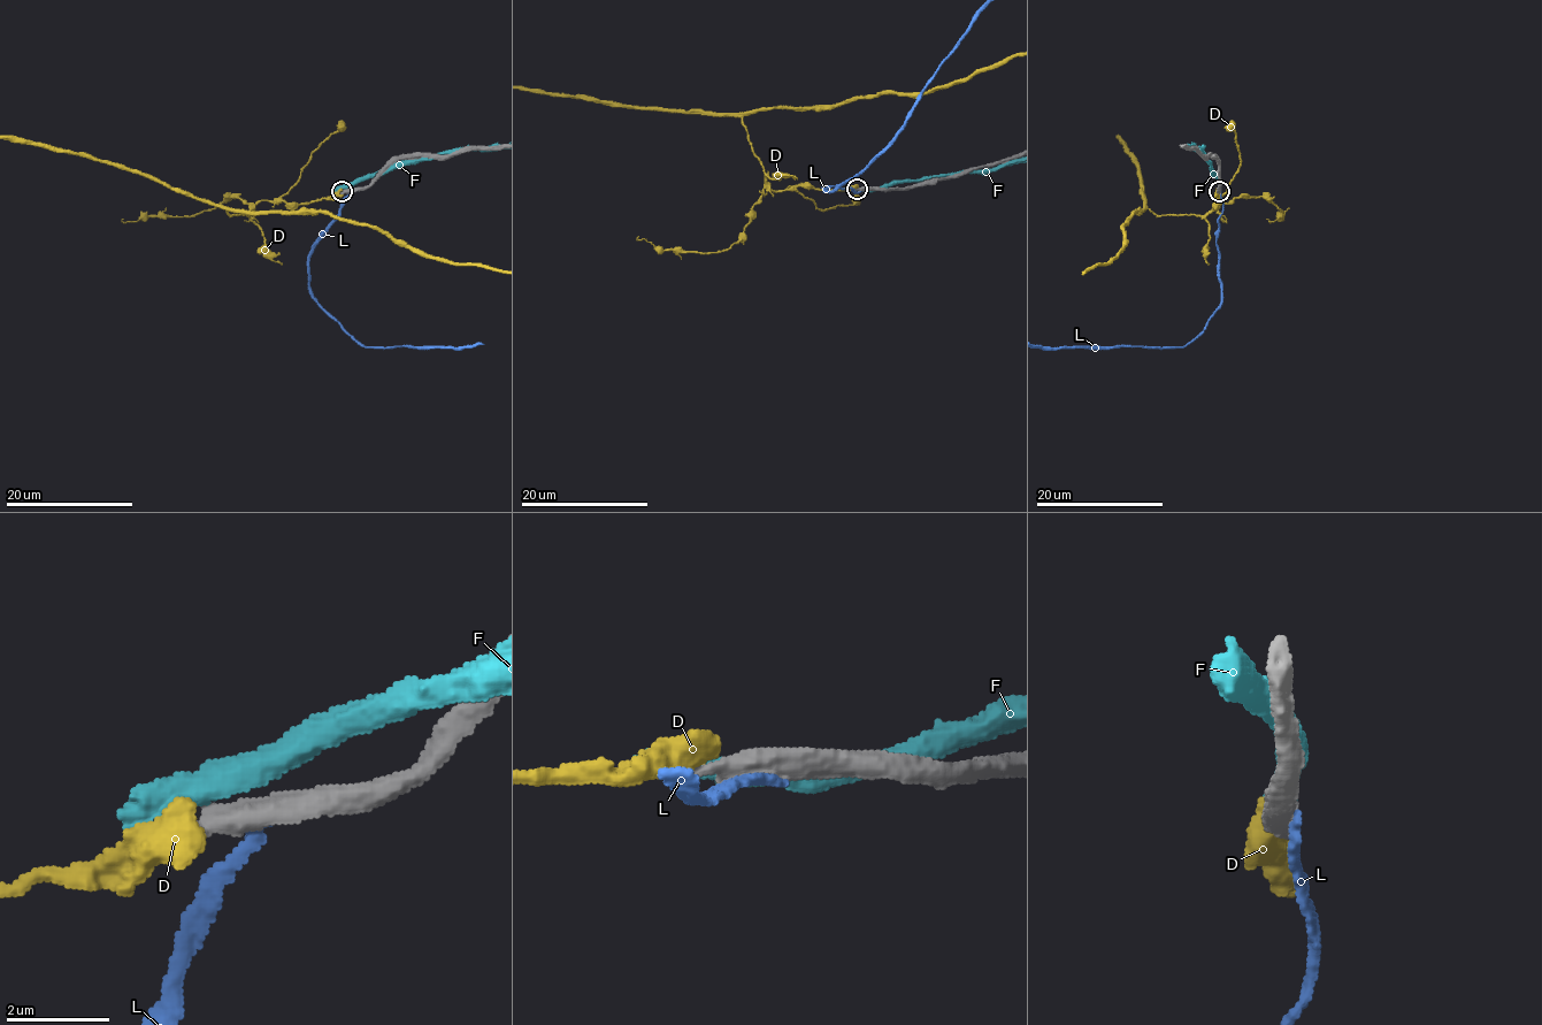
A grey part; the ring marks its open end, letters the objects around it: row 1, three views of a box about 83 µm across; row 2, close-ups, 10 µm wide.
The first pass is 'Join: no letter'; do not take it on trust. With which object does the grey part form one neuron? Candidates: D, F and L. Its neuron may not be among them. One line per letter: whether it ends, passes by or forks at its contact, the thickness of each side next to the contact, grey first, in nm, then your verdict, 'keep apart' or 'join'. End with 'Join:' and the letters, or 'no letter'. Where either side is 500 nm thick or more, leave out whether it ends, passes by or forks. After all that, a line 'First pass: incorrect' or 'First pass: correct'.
D: 420/700 nm | keep apart
F: 550/440 nm | keep apart
L: it ends | 480/240 nm | keep apart
Join: no letter
First pass: correct

